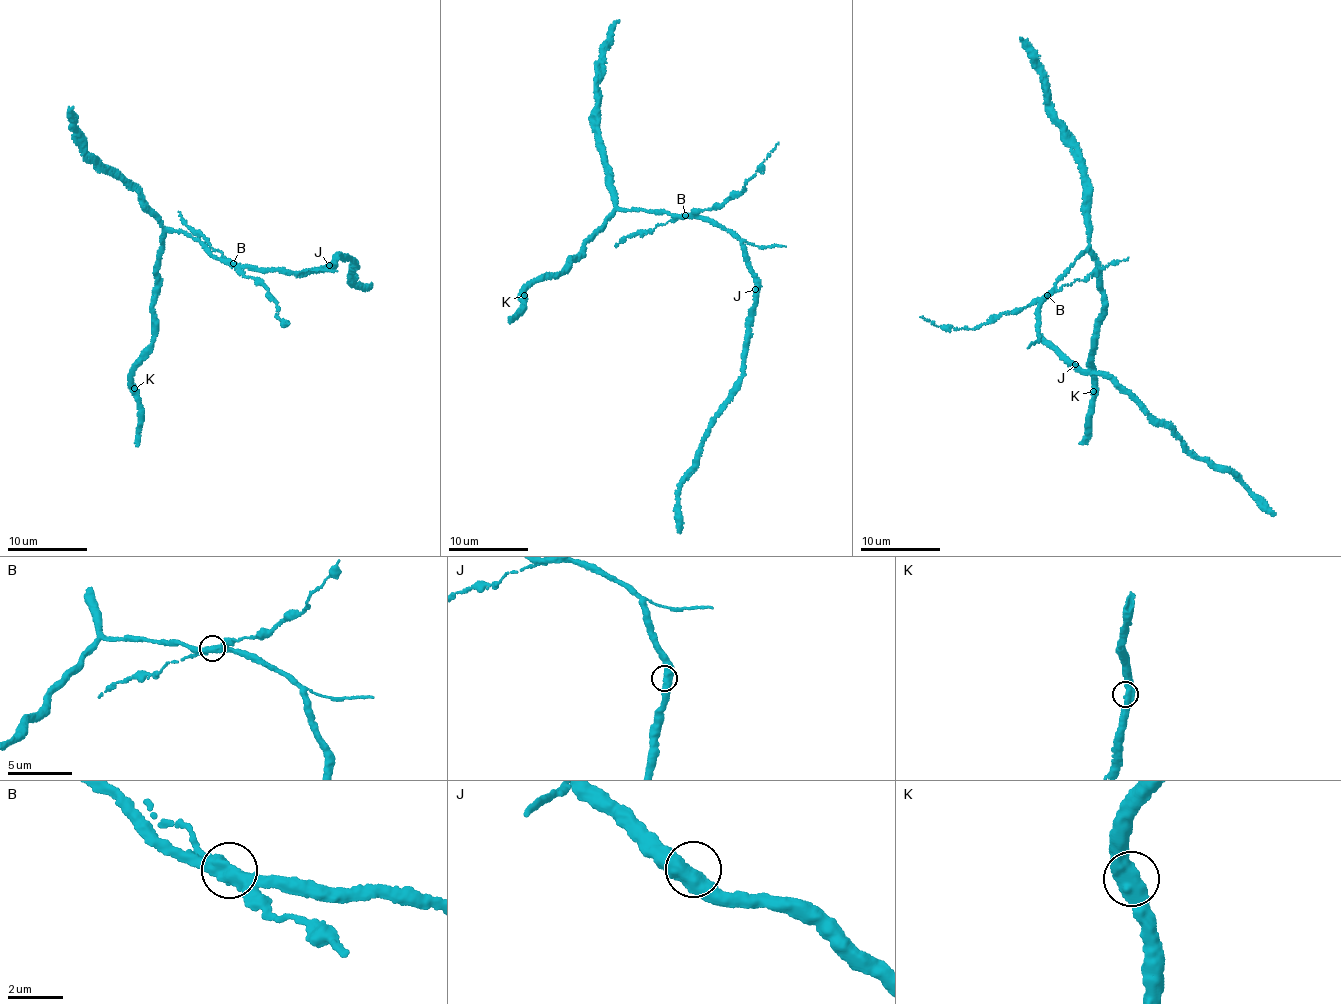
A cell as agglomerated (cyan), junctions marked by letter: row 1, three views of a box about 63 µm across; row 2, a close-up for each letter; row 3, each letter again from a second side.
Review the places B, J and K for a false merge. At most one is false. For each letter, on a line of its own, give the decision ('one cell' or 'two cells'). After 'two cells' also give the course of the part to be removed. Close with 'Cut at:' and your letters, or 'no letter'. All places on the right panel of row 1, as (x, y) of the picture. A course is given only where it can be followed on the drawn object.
B: two cells; course (1048, 295), (1025, 308), (999, 314), (972, 329), (941, 327), (920, 317)
J: one cell
K: one cell
Cut at: B

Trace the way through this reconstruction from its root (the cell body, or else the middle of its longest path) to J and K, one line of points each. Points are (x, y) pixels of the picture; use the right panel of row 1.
J: (1040, 306), (1035, 325), (1040, 335), (1056, 347), (1069, 363), (1075, 364)
K: (1040, 306), (1081, 252), (1090, 250), (1105, 304), (1090, 364), (1093, 391)

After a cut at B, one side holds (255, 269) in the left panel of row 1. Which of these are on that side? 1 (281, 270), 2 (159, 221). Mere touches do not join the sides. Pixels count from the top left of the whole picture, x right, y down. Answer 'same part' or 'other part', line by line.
1: same part
2: same part

